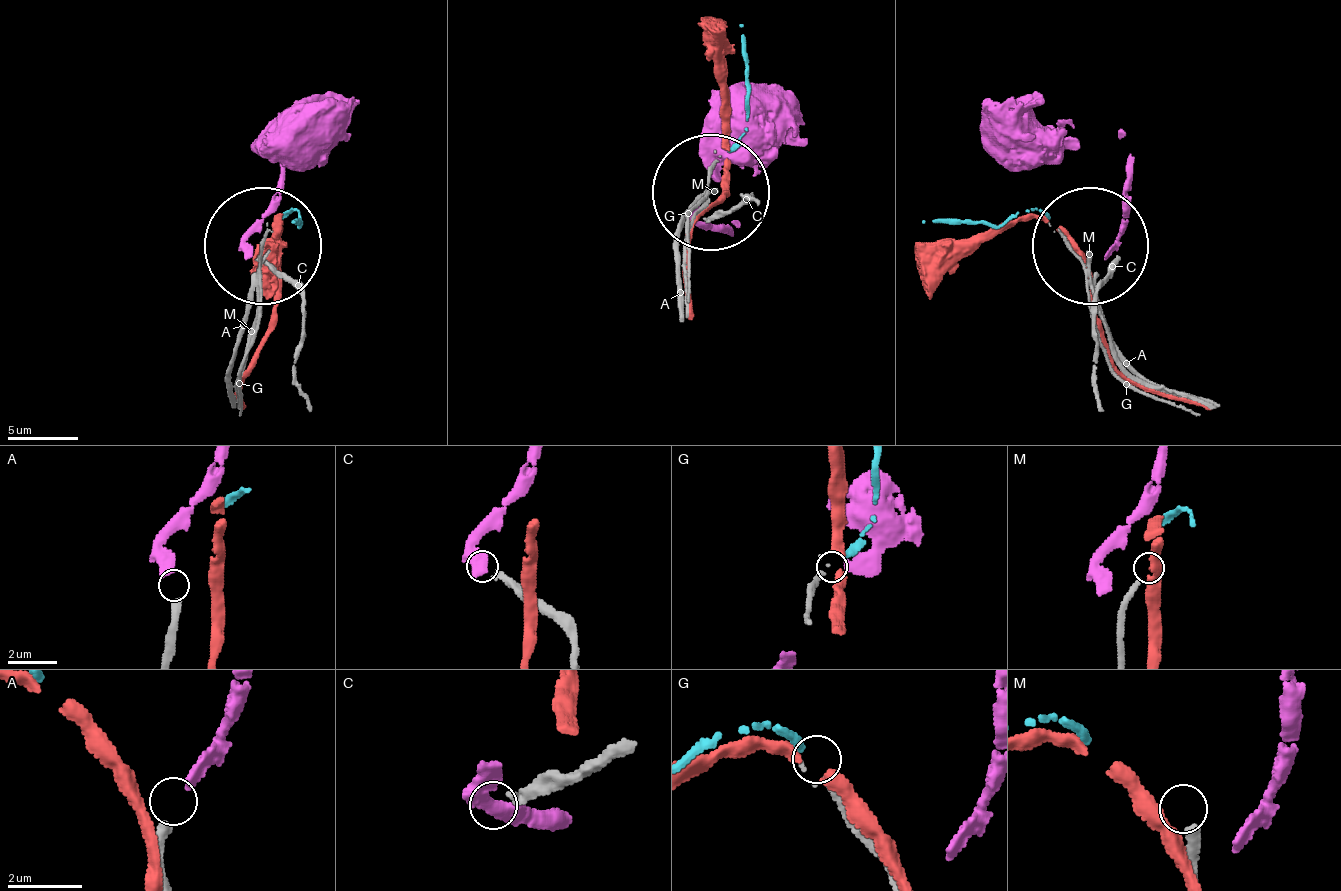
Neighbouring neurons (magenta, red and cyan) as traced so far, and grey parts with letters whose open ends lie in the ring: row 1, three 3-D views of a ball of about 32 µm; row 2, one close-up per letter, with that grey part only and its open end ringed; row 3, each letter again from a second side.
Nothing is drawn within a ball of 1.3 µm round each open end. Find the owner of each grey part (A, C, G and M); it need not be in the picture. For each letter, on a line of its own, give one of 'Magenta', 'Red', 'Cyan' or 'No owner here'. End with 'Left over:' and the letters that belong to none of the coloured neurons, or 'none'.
A: Magenta
C: No owner here
G: Cyan
M: No owner here
Left over: C, M

